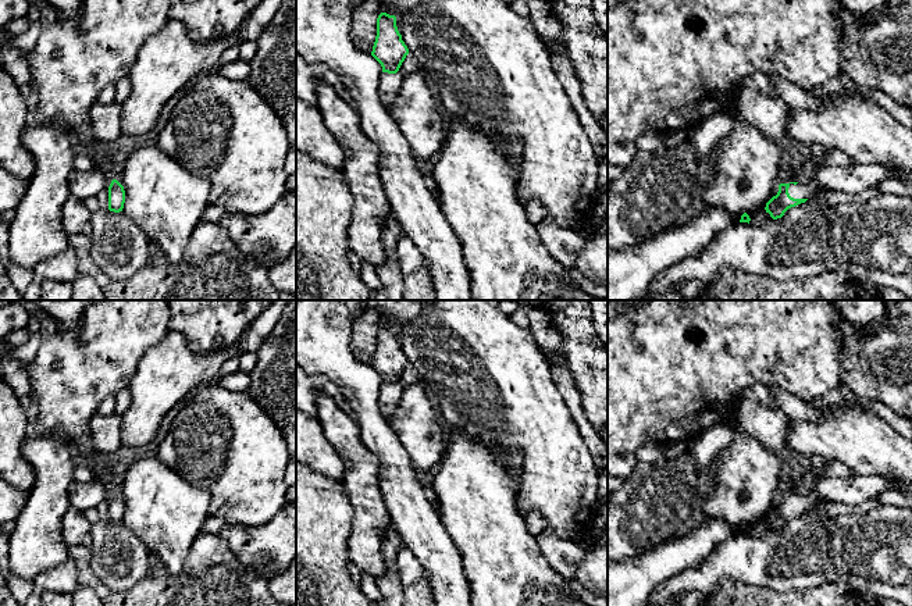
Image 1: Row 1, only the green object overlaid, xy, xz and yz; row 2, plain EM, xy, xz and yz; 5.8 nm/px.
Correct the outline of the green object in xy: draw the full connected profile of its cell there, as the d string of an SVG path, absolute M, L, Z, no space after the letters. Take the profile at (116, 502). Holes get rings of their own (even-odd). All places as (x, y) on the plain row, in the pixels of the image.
M113 491L108 498L108 521L120 524L124 520L124 514L125 514L124 498L117 491Z

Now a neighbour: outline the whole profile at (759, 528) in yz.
M766 516L747 524L751 530L749 532L751 537L762 538L773 531L770 525L765 521L765 518Z

